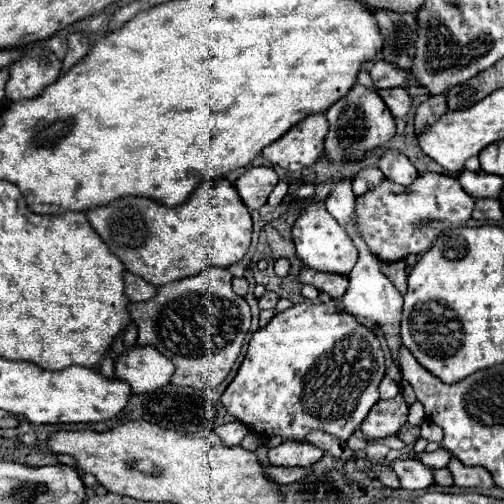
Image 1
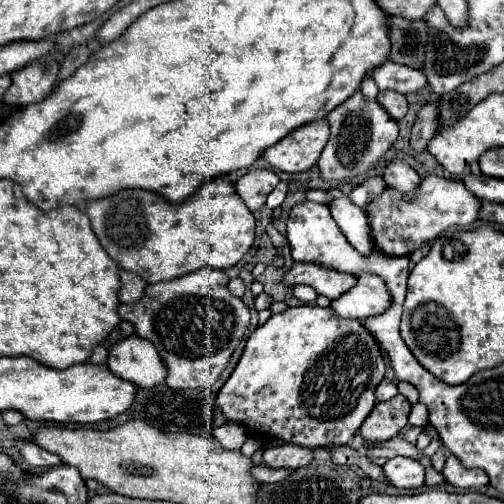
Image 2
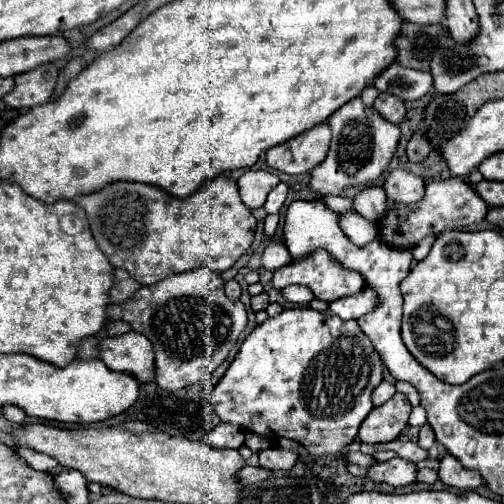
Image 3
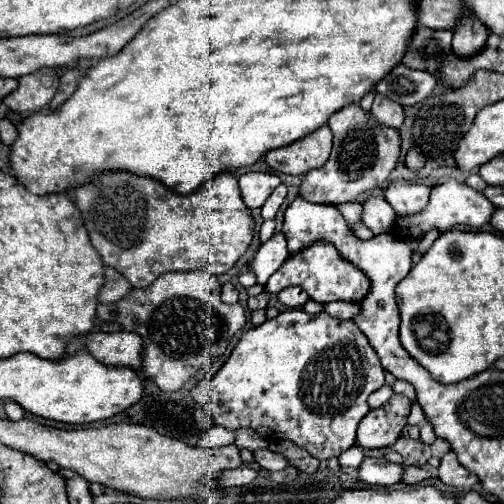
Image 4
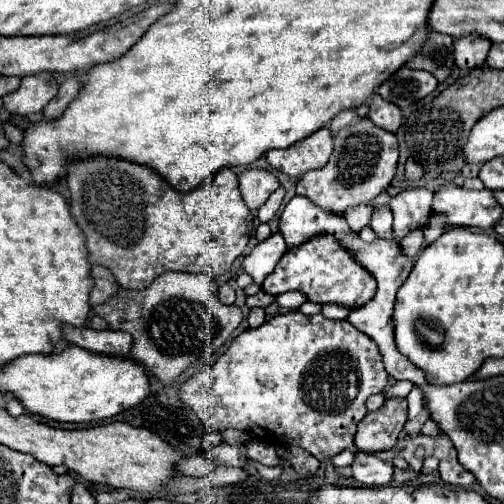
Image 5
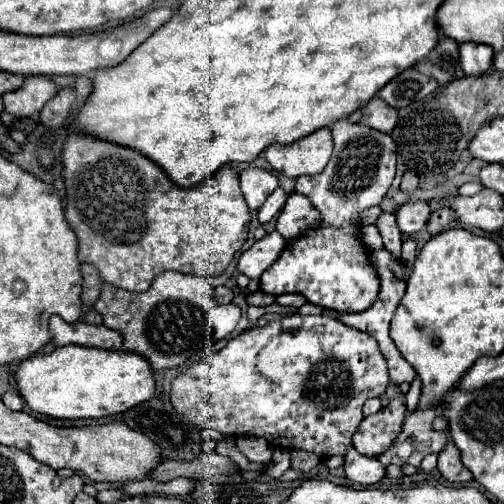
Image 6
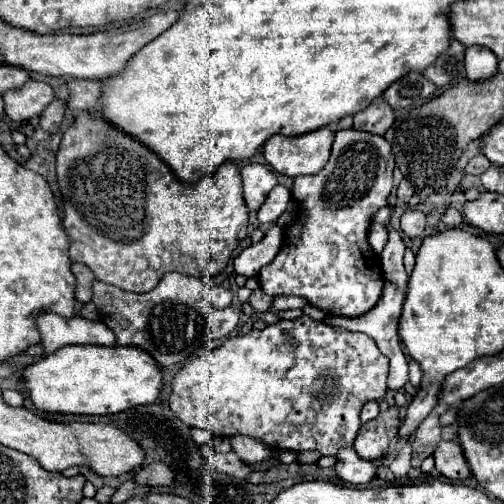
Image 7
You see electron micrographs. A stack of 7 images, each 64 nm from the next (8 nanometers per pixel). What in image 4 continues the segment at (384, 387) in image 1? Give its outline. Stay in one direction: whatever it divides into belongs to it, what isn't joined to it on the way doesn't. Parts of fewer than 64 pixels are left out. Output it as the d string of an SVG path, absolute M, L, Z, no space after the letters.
M384 386L382 390L376 390L370 398L368 398L368 404L370 404L370 408L380 408L390 396L392 396L394 392L392 392L392 388L390 386Z

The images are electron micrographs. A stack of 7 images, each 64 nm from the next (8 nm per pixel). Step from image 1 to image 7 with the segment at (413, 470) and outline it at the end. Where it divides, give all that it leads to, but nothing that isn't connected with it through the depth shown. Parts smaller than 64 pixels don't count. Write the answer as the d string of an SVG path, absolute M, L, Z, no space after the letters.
M352 446L338 450L334 470L340 480L348 484L356 484L356 486L368 484L376 476L376 464L362 460Z

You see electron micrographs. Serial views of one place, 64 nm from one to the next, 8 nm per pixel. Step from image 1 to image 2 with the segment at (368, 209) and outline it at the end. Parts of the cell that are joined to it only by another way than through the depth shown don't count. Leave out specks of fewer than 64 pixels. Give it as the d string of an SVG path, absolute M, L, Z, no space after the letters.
M426 176L420 182L416 196L400 196L390 188L384 190L380 200L374 200L368 206L368 220L372 226L374 244L384 248L384 252L392 252L394 256L404 256L404 252L412 254L424 242L438 238L450 226L468 226L474 224L480 216L480 200L468 192L462 180L454 178L438 178Z

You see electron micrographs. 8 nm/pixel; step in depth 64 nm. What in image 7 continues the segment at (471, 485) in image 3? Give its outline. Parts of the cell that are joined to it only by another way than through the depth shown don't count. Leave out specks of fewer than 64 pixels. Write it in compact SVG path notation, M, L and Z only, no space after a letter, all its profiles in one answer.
M440 442L434 450L434 460L436 460L436 470L446 476L448 480L464 480L470 474L470 468L466 464L464 452L458 442Z

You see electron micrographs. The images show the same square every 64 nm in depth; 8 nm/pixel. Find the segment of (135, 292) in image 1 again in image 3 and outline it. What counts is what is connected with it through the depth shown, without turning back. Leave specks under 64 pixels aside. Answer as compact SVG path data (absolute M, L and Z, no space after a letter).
M114 268L114 284L112 284L110 292L108 292L108 296L110 296L112 302L124 302L124 300L126 300L128 296L132 296L138 288L140 288L140 284L138 284L136 280L132 280L126 270Z

